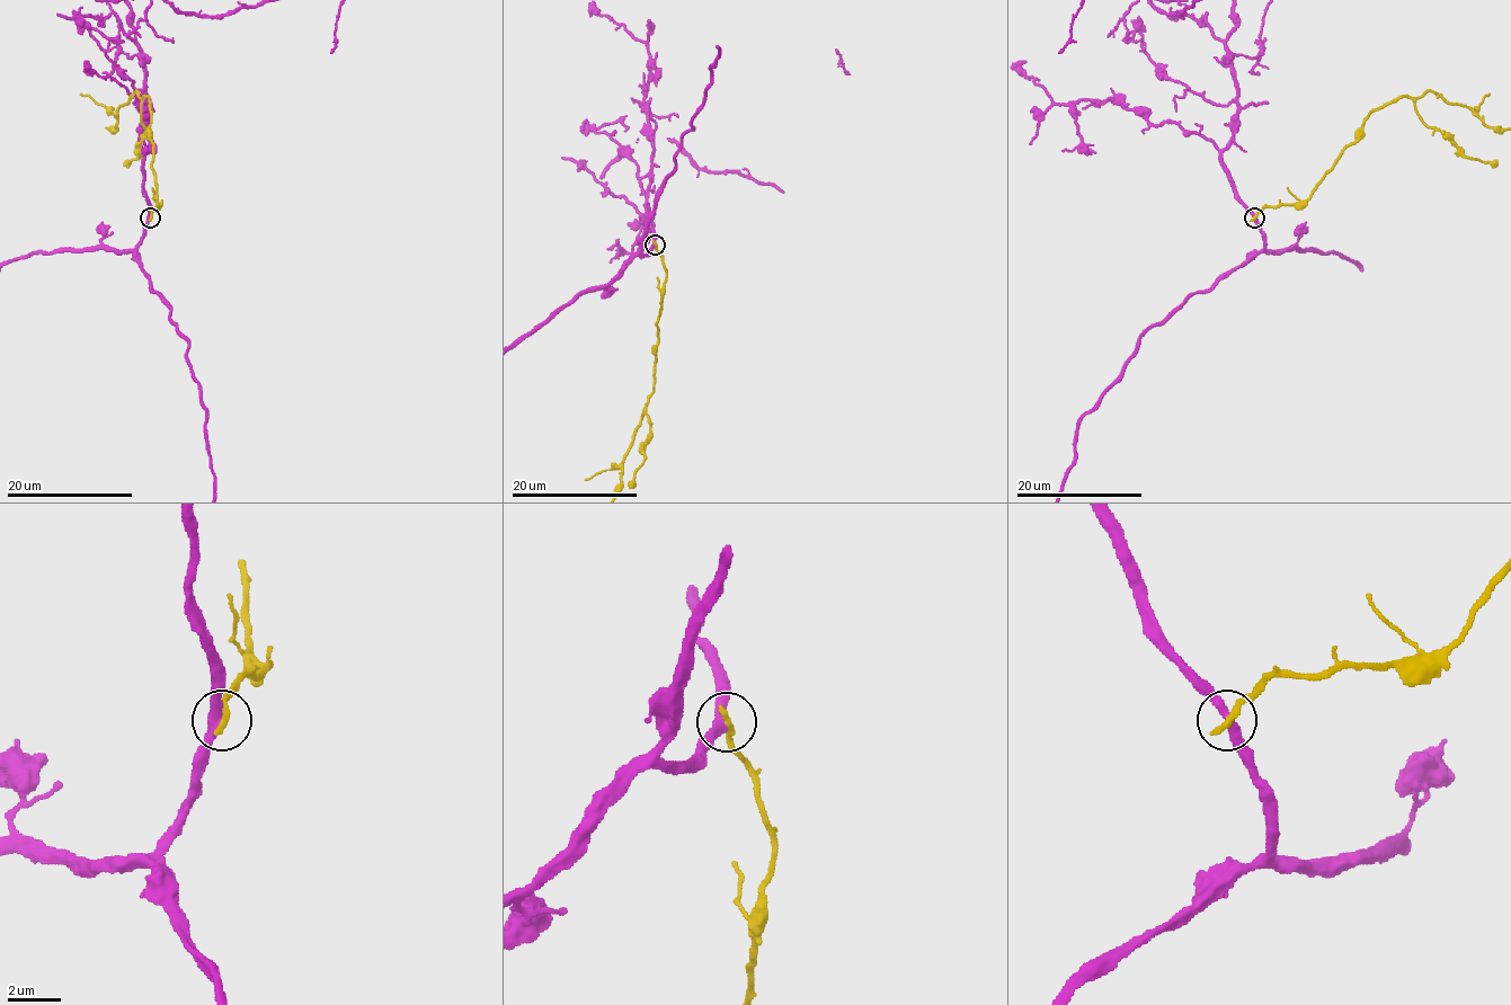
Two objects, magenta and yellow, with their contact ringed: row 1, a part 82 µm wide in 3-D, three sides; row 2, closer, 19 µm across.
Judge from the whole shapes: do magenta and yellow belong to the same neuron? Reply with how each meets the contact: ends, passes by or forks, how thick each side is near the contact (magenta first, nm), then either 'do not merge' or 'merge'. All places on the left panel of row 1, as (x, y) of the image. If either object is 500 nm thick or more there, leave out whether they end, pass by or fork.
magenta passes by; yellow ends there; 360 nm thick on the magenta side, 280 nm on the other; do not merge

